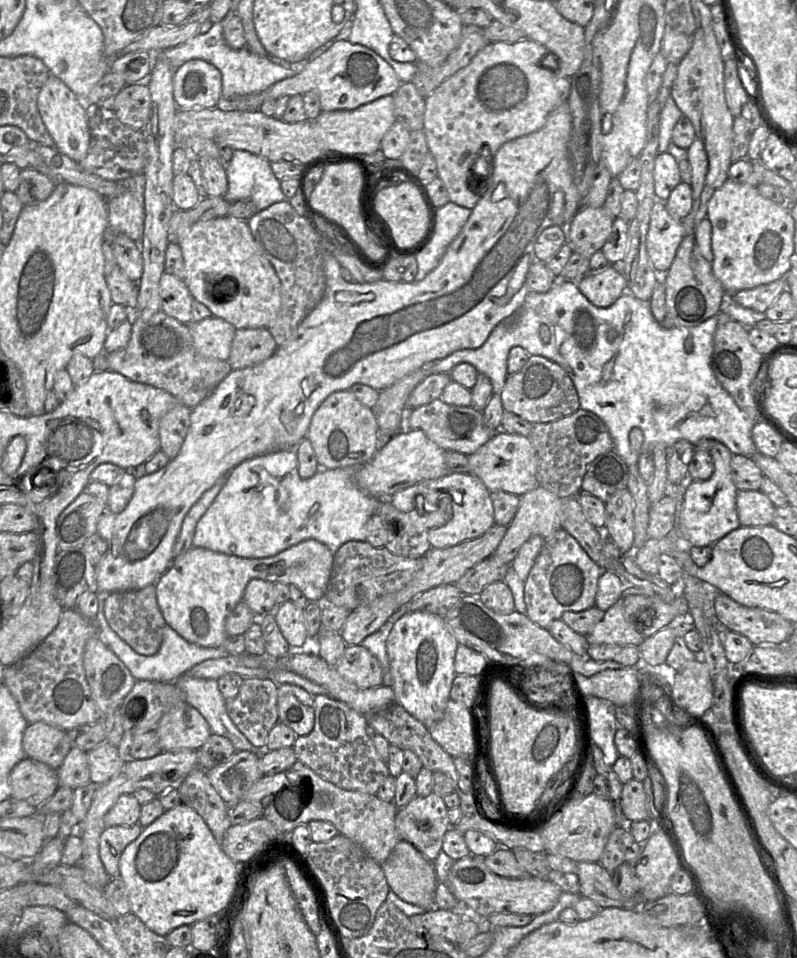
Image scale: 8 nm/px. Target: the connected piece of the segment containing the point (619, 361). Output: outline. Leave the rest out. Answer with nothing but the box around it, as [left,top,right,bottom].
[423,279,758,466]

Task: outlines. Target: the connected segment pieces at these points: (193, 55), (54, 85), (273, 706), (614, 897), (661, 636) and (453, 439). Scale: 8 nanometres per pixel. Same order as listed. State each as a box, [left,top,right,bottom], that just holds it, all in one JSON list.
[[162,23,296,100],[37,75,90,163],[226,678,279,748],[577,862,644,909],[639,611,694,666],[405,398,495,455]]

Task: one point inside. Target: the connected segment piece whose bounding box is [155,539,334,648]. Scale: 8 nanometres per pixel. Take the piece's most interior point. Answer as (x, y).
(198, 591)

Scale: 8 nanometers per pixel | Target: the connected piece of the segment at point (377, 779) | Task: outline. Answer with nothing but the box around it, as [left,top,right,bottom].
[292,694,390,795]

